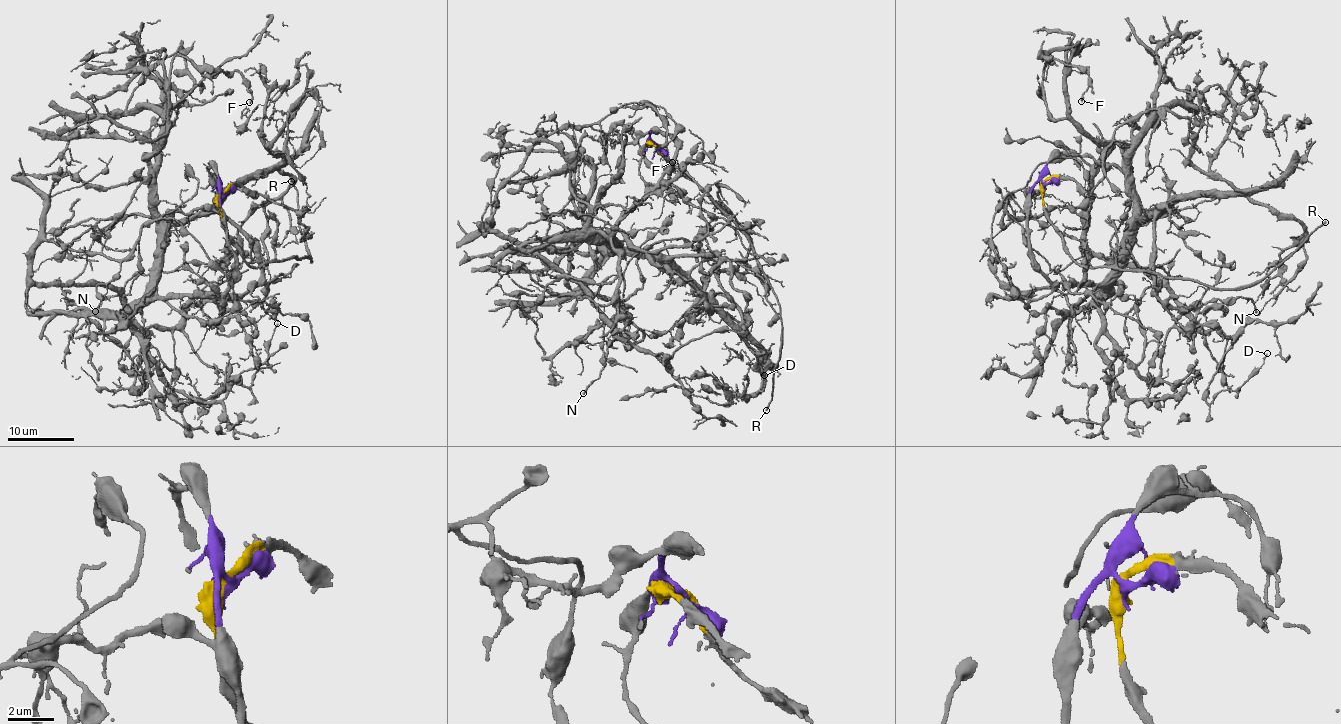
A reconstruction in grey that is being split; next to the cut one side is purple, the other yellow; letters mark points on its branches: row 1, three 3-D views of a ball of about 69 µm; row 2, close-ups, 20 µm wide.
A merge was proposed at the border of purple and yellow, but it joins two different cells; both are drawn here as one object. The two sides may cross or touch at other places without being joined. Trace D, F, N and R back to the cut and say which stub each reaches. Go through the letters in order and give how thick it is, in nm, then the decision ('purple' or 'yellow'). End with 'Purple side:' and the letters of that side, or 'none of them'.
D: calibre 100 nm; purple
F: calibre 240 nm; purple
N: calibre 200 nm; purple
R: calibre 200 nm; yellow
Purple side: D, F, N

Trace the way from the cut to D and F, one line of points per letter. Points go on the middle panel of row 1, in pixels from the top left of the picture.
D: (653, 142), (551, 131), (483, 222), (573, 278), (619, 337), (668, 359), (692, 339), (737, 331), (765, 375)
F: (653, 142), (672, 137), (676, 157), (610, 248), (584, 220), (588, 157), (622, 124), (646, 160), (673, 163)

